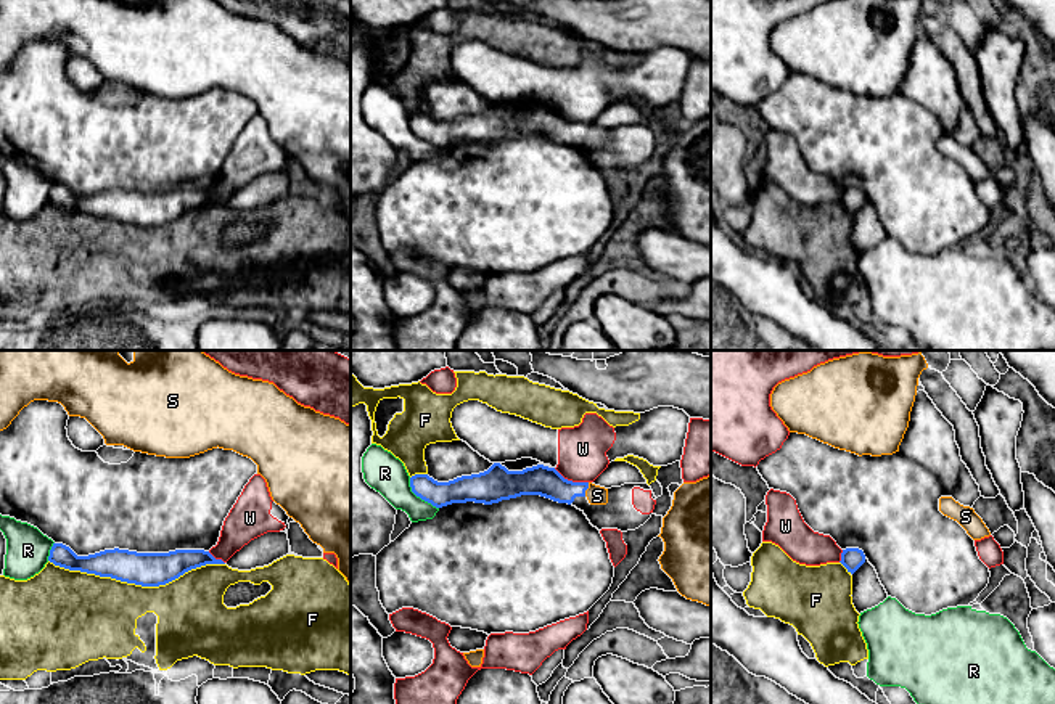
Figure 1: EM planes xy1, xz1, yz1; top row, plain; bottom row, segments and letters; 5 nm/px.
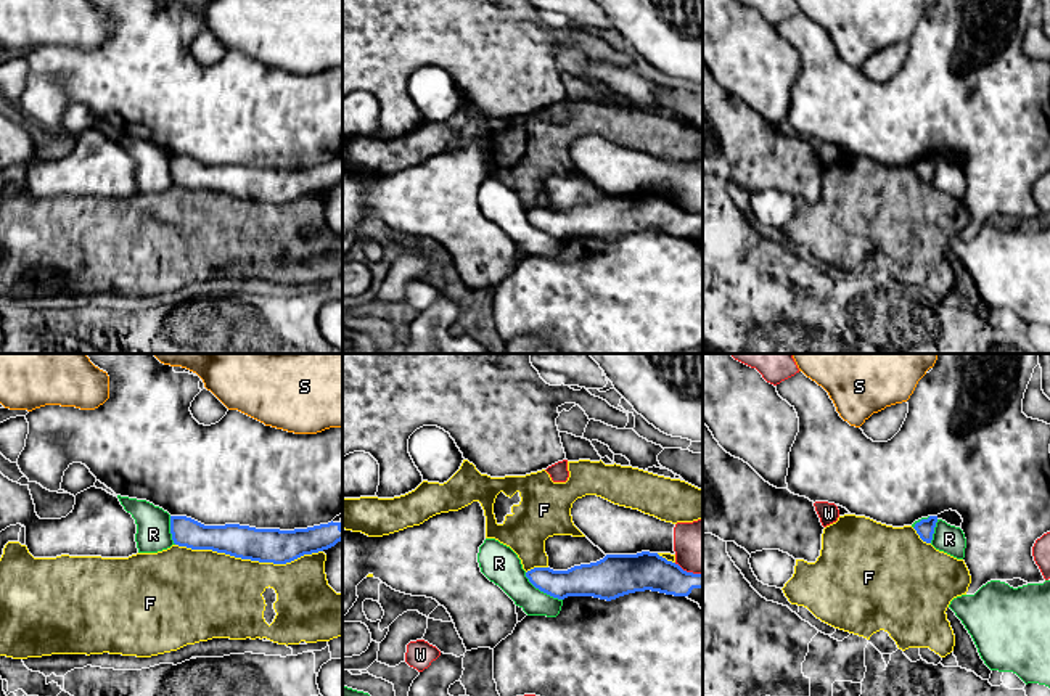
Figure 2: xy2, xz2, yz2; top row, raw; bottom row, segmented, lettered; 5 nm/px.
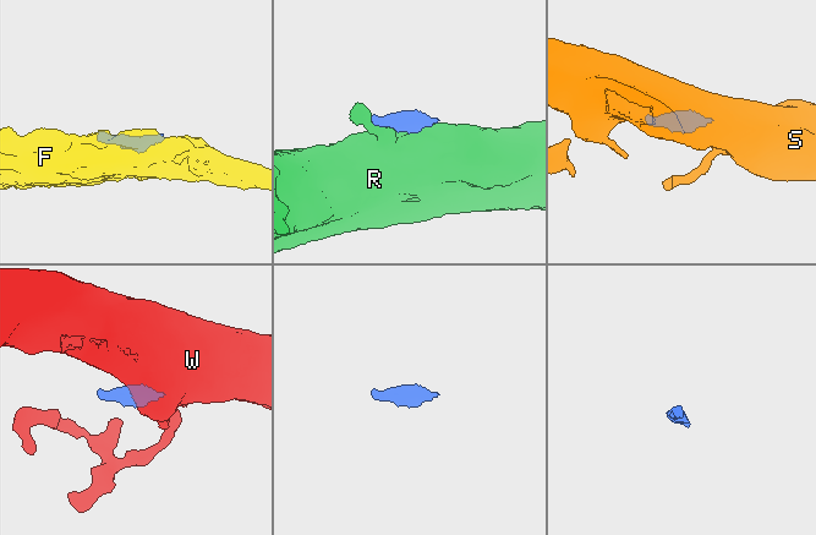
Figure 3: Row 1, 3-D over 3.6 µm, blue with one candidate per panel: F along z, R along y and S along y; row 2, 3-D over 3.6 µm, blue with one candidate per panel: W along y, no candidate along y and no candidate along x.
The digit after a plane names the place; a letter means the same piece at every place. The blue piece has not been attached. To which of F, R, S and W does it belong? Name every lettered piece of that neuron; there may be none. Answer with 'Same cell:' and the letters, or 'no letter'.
Same cell: S

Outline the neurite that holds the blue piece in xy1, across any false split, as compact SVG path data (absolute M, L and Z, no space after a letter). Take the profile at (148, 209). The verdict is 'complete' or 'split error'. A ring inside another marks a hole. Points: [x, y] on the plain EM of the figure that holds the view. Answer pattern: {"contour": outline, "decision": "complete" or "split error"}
{"contour": "M53 183L48 201L69 211L111 217L142 227L166 225L185 212L206 204L225 204L204 190L137 193L114 188L88 196L77 196L63 183Z", "decision": "complete"}

